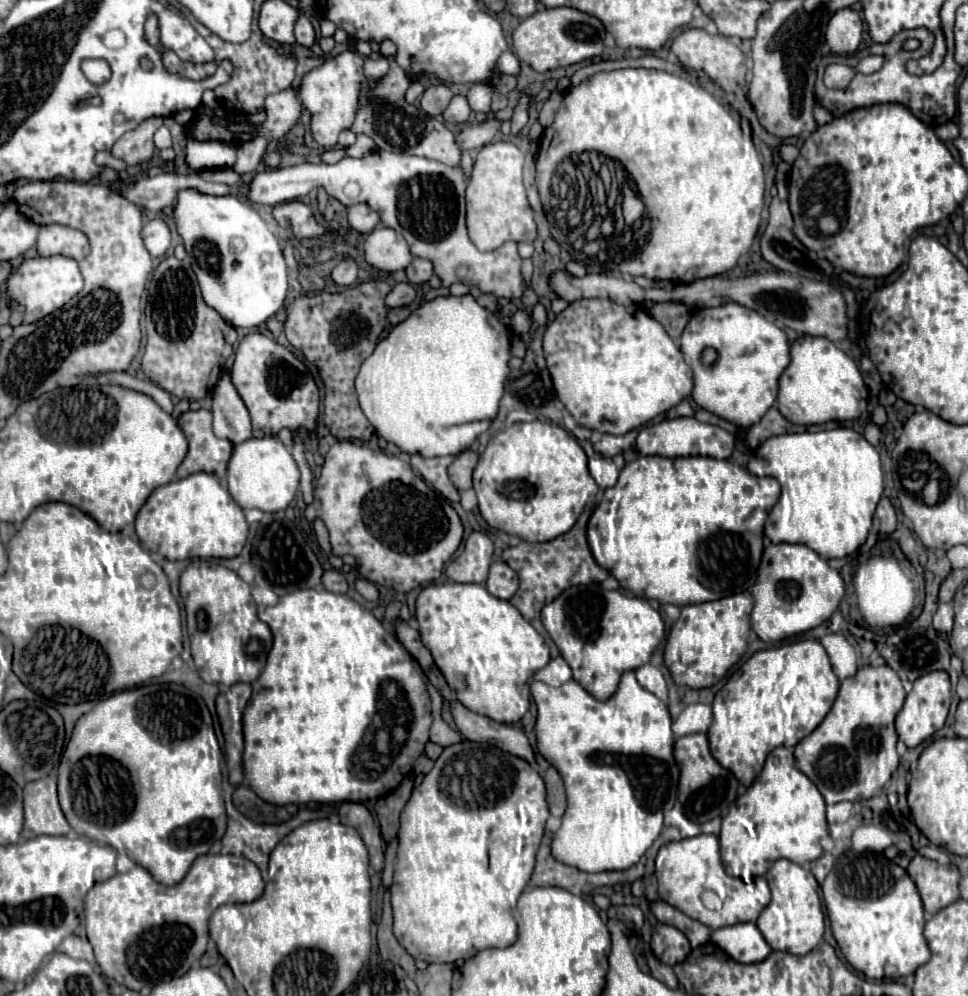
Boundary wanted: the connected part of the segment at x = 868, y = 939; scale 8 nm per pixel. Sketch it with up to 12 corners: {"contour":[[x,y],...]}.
{"contour":[[849,851],[821,891],[841,953],[868,979],[931,957],[915,881]]}

